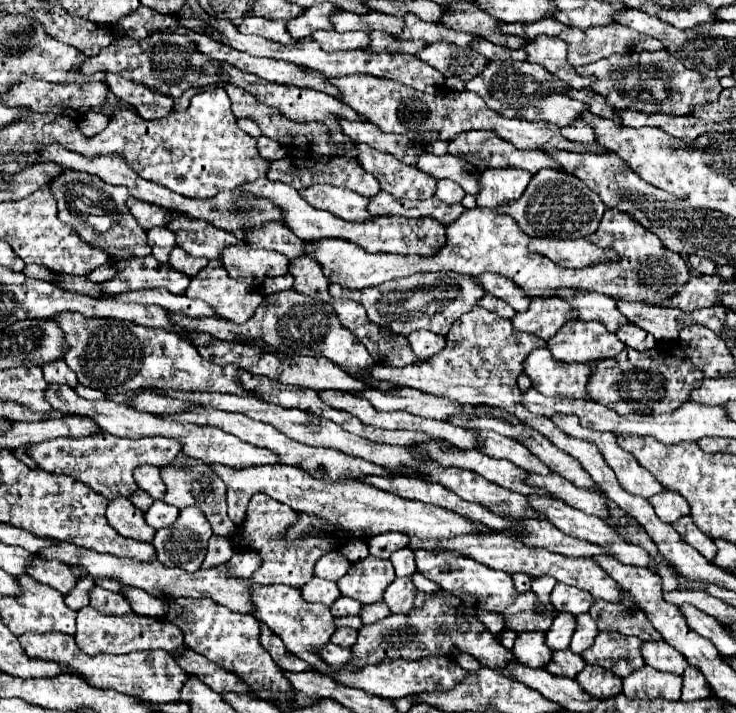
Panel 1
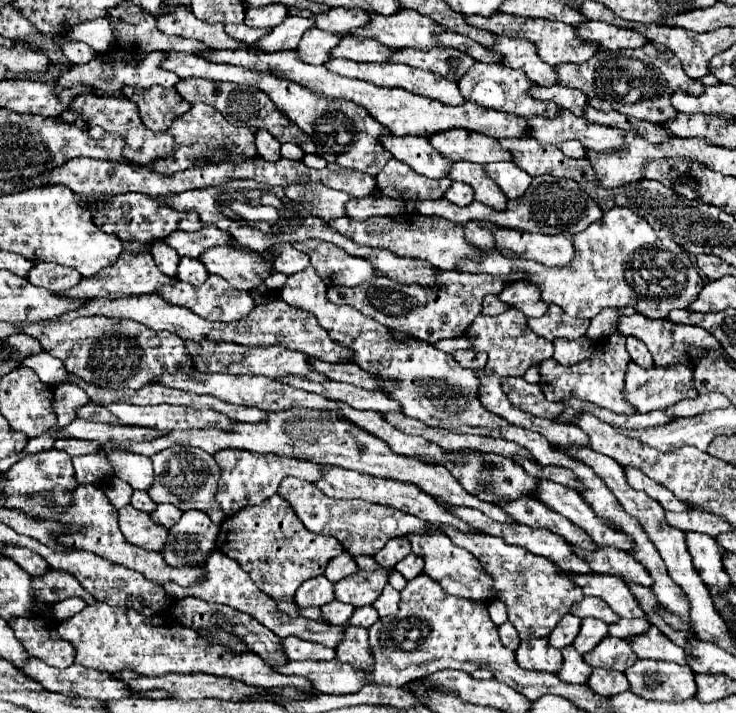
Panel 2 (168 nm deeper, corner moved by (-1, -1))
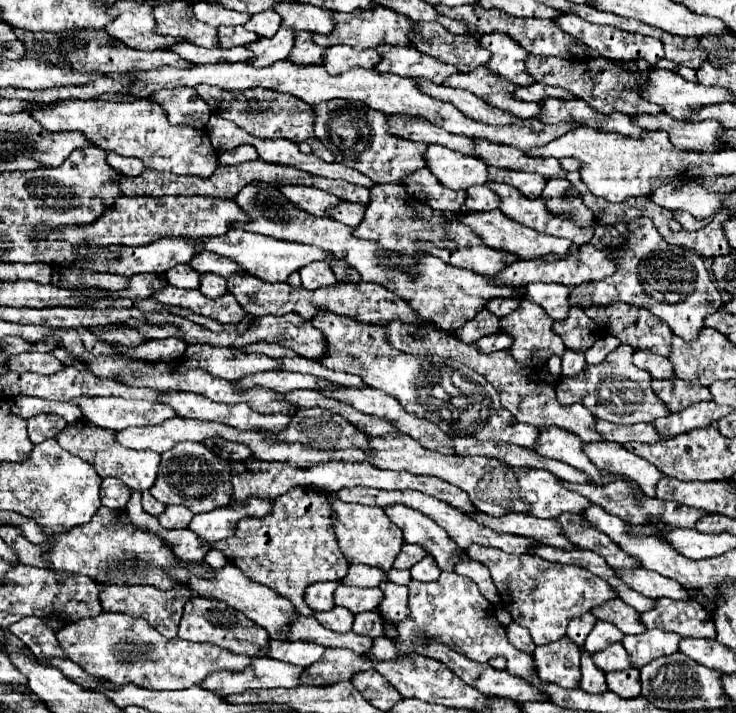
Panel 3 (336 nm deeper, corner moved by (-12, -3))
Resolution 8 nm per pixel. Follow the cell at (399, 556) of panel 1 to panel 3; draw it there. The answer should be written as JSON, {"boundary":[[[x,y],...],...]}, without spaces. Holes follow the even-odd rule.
{"boundary":[[[424,556],[418,564],[414,564],[410,568],[410,574],[412,574],[412,580],[420,580],[420,582],[430,582],[430,580],[436,580],[440,576],[440,570],[436,566],[436,562],[432,562],[432,558]]]}

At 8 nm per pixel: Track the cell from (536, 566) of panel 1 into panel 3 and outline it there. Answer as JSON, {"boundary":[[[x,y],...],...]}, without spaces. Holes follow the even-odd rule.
{"boundary":[[[658,598],[654,608],[640,612],[640,622],[646,628],[662,628],[692,638],[716,638],[716,628],[706,610],[692,600]]]}

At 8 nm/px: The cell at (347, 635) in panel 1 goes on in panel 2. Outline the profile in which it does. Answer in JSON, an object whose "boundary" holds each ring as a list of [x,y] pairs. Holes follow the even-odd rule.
{"boundary":[[[349,626],[343,642],[337,646],[335,652],[339,662],[353,664],[353,668],[369,670],[369,664],[373,664],[373,654],[369,652],[369,636],[365,628]]]}

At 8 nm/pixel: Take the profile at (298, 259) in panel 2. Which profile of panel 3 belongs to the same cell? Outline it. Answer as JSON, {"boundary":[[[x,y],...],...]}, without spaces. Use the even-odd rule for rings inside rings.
{"boundary":[[[312,262],[300,268],[300,278],[306,290],[316,290],[320,286],[330,286],[332,282],[338,282],[326,262]]]}

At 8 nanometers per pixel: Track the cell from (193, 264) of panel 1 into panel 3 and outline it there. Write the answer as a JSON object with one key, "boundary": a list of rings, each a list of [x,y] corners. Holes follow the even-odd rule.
{"boundary":[[[200,274],[200,292],[208,298],[218,298],[228,292],[226,280],[218,274]]]}

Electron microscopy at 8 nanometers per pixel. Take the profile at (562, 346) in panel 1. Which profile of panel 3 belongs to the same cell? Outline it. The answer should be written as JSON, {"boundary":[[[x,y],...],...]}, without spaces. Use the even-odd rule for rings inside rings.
{"boundary":[[[566,350],[562,356],[562,374],[564,376],[572,376],[578,374],[580,370],[584,370],[586,366],[586,358],[584,352],[576,352],[576,350]]]}

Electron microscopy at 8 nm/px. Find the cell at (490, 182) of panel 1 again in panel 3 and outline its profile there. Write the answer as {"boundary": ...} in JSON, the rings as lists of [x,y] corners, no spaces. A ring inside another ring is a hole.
{"boundary":[[[490,166],[488,174],[496,182],[506,182],[518,188],[526,198],[538,198],[546,186],[546,180],[534,172],[516,172],[516,170],[504,170],[504,168]]]}

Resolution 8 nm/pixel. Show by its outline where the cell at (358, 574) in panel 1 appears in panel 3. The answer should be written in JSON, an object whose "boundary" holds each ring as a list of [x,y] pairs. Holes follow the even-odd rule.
{"boundary":[[[340,584],[336,588],[336,606],[344,606],[354,614],[376,610],[384,598],[384,592],[376,588],[350,588]]]}

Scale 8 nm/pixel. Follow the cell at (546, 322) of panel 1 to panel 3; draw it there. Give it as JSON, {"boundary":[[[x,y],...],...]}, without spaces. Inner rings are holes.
{"boundary":[[[574,306],[570,308],[568,318],[552,324],[552,332],[564,340],[566,348],[586,352],[600,336],[600,326],[592,318],[588,318],[584,310],[576,310]]]}

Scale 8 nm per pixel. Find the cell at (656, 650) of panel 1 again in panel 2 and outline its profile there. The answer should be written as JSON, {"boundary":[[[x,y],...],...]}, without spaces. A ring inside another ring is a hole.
{"boundary":[[[649,626],[649,632],[643,632],[641,636],[629,636],[625,638],[633,652],[639,658],[651,658],[651,660],[669,660],[677,664],[685,662],[685,652],[677,644],[673,644],[657,626]]]}

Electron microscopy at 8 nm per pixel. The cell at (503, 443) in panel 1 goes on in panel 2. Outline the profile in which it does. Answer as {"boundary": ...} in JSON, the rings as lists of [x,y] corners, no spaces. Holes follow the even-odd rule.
{"boundary":[[[515,456],[513,458],[515,462],[519,462],[525,472],[529,476],[535,476],[539,480],[551,480],[551,482],[557,482],[565,488],[573,488],[577,492],[581,492],[581,482],[577,480],[577,476],[573,476],[573,472],[569,472],[567,468],[559,468],[559,466],[541,466],[537,462],[531,462],[527,458],[521,458],[521,456]]]}

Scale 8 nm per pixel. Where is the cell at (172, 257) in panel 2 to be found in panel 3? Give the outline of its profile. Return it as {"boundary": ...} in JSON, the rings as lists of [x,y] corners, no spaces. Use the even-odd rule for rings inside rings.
{"boundary":[[[176,264],[172,270],[168,270],[166,280],[176,288],[198,288],[200,274],[194,272],[188,264]]]}

